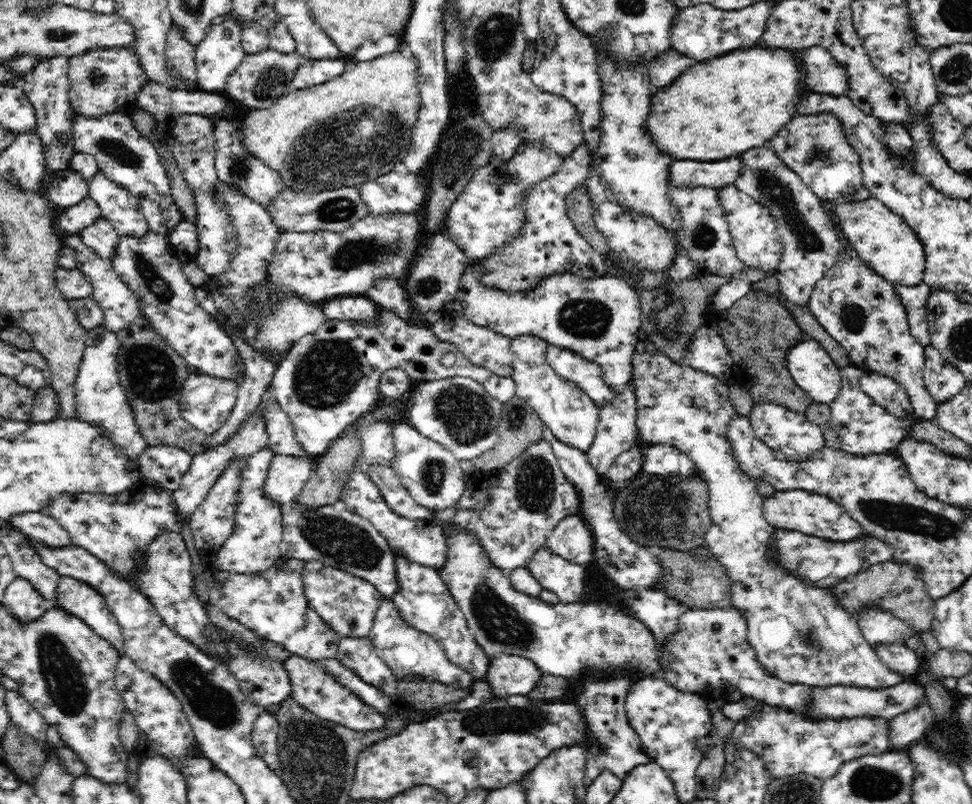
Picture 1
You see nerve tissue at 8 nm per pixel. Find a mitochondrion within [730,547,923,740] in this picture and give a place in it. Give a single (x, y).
(805, 634)

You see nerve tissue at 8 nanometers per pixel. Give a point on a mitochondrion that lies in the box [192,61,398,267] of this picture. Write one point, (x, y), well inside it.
(337, 207)

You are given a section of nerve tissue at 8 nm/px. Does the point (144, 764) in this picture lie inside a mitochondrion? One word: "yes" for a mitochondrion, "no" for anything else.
no

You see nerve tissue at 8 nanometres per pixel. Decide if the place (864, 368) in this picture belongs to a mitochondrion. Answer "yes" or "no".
no

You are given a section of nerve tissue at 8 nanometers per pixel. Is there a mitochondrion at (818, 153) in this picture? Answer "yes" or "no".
yes

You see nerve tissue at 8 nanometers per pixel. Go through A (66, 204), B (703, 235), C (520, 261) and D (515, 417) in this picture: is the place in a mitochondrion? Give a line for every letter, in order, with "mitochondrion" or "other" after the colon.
A: other
B: mitochondrion
C: mitochondrion
D: mitochondrion

